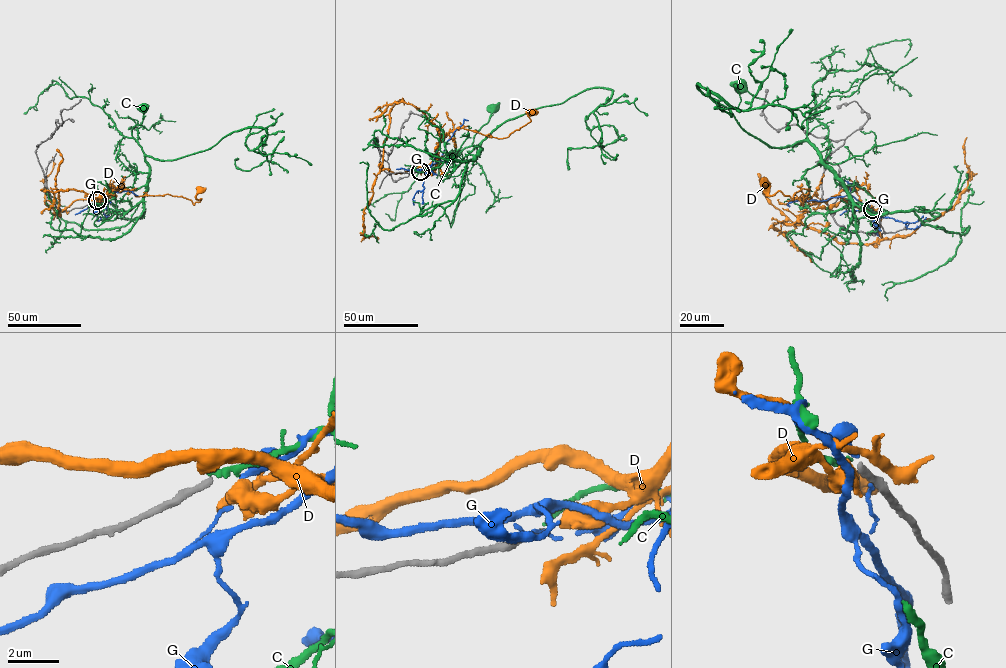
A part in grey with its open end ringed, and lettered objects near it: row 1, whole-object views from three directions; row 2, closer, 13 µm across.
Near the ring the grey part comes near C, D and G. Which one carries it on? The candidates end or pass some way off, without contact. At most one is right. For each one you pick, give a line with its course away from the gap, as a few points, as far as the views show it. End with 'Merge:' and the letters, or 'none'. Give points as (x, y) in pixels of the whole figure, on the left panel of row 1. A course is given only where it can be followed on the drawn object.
Merge: none

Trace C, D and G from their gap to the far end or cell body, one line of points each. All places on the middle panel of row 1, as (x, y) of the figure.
C: (420, 170), (439, 167), (446, 157), (460, 161), (474, 157), (482, 148), (472, 144), (474, 135), (494, 108)
D: (421, 170), (449, 131), (463, 127), (507, 137), (530, 121), (526, 112), (533, 113)
G: (422, 170), (440, 160), (454, 132), (464, 119), (468, 120)

